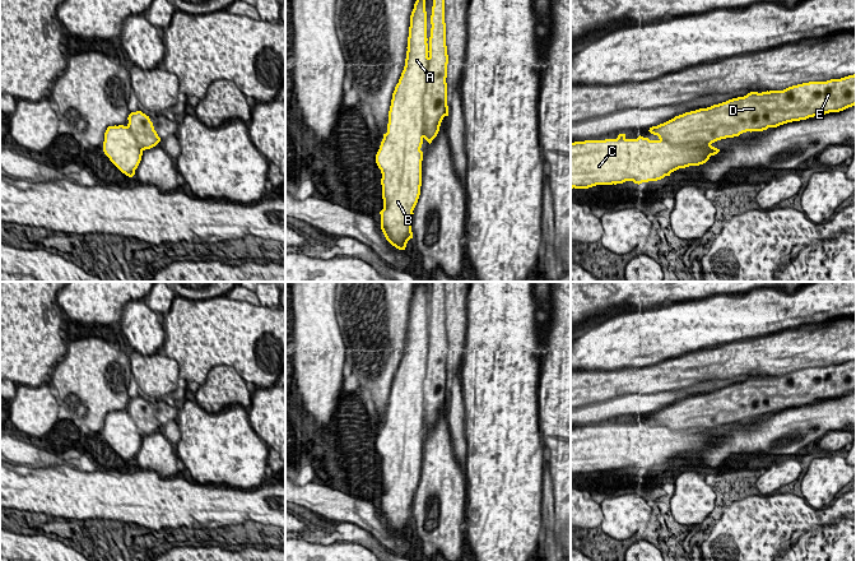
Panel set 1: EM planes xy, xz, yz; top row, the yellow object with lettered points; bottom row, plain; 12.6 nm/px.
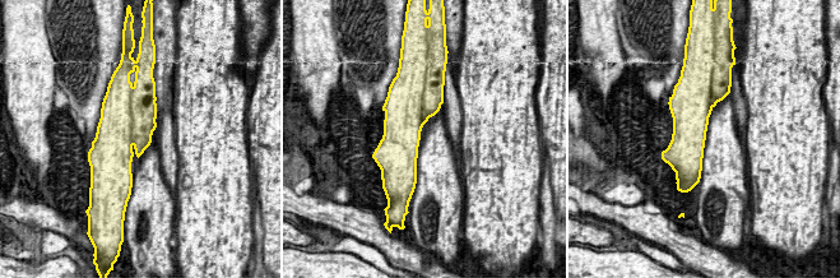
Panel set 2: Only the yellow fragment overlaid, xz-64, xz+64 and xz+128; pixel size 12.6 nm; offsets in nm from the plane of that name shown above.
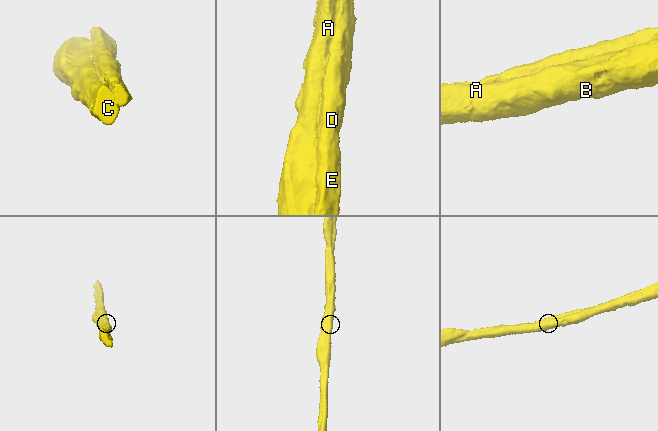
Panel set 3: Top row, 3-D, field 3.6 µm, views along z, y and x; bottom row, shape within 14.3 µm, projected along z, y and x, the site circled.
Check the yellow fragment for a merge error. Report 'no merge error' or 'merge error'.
merge error

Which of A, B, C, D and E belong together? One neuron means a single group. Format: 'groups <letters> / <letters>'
groups A B C / D E

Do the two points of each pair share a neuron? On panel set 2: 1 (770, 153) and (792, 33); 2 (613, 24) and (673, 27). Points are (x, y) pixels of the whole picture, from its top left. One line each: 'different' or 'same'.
1: same
2: different

